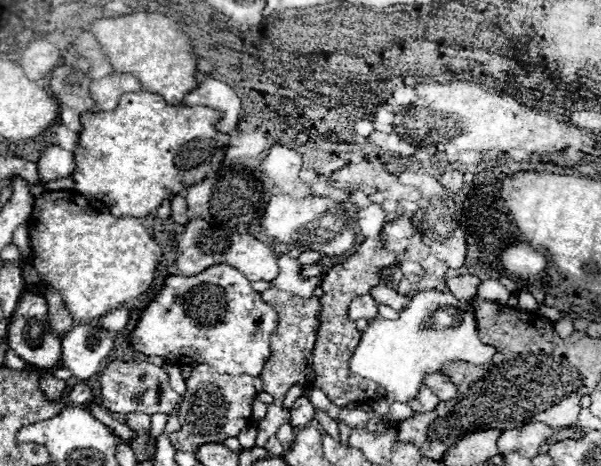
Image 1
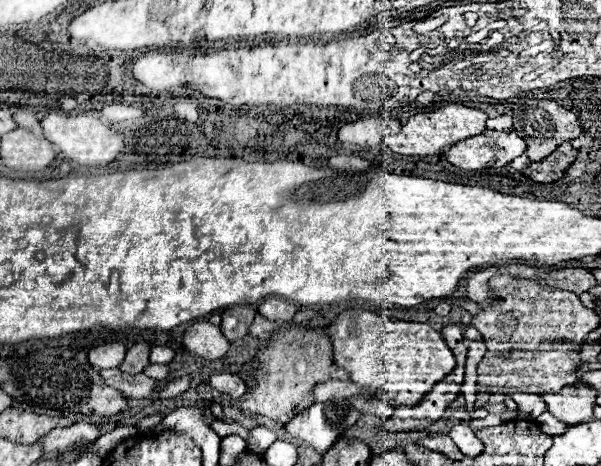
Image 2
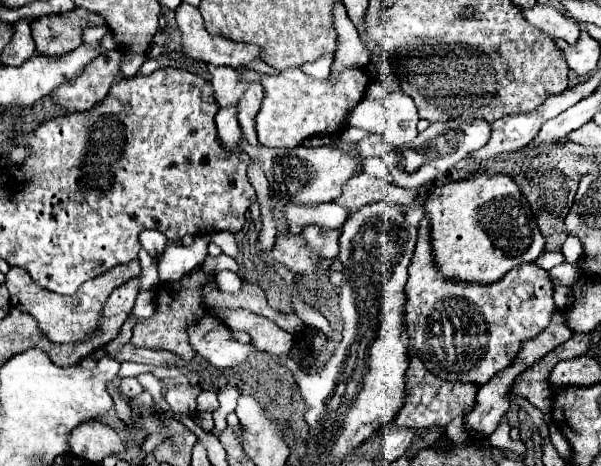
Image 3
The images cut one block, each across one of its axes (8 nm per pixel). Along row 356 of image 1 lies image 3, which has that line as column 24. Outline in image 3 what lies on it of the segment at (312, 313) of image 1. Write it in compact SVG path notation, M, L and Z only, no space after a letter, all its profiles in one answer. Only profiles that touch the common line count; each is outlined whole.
M130 262L122 266L114 266L106 274L100 274L98 278L92 278L90 282L84 282L72 296L60 296L50 290L40 288L30 274L24 268L10 268L6 274L6 286L10 290L10 306L34 316L40 324L40 330L48 336L48 340L58 344L70 344L70 342L82 342L92 338L92 334L98 332L98 318L100 312L110 296L112 290L126 284L130 278L140 276L140 262Z

